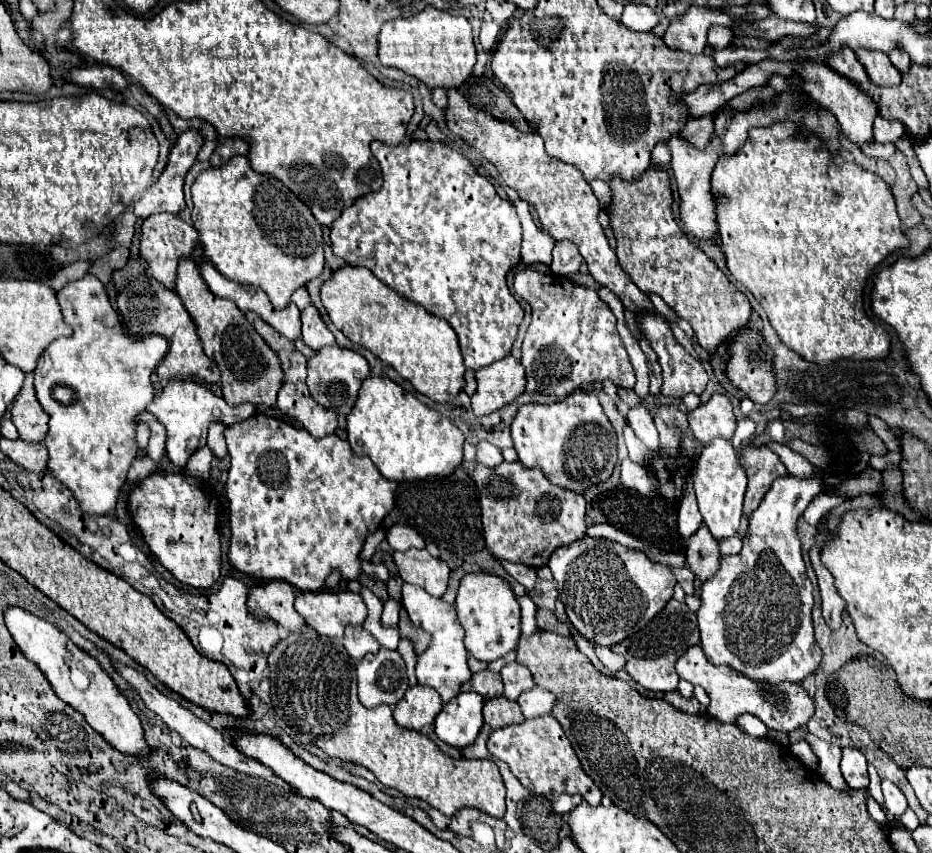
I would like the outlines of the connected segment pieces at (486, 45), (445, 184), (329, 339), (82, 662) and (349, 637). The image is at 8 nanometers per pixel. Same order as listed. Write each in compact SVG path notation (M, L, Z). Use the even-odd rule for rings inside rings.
M482 22L482 28L480 28L480 44L486 52L490 52L494 48L494 42L496 42L496 36L500 32L500 26L496 22Z
M372 142L370 144L370 150L372 150L372 156L380 162L380 168L382 168L382 178L384 178L384 184L378 192L374 194L366 194L362 198L356 198L352 202L352 206L344 208L340 218L334 220L332 224L332 232L330 232L330 238L332 238L332 250L336 256L340 256L346 264L350 266L366 266L372 270L372 274L376 278L380 278L386 286L390 286L394 292L398 292L400 296L404 296L406 300L414 302L414 304L420 304L424 306L430 314L438 316L438 318L444 318L458 334L460 338L460 348L462 348L462 356L464 356L464 364L466 368L472 368L472 370L480 370L484 366L490 366L494 360L502 360L510 354L510 348L512 348L512 342L518 334L518 326L522 324L522 318L524 318L524 310L520 308L520 304L516 302L516 298L510 294L508 286L506 286L506 274L510 272L510 268L514 264L520 262L520 242L522 242L522 226L520 226L520 220L518 220L518 214L516 214L516 208L510 200L504 200L496 194L494 186L490 184L488 178L476 174L474 166L470 164L468 158L460 156L458 152L454 152L450 146L442 144L442 142L404 142L400 146L386 146L382 142Z
M308 306L302 310L302 340L312 350L320 350L324 346L336 344L332 332L326 328L316 306Z
M8 606L4 610L4 622L12 638L24 652L24 656L32 660L46 674L56 694L72 708L82 712L86 722L96 732L100 732L106 742L110 742L114 748L118 748L124 754L140 754L140 756L148 754L148 746L144 742L144 732L138 716L130 708L128 700L120 694L112 678L96 662L96 658L92 658L88 652L78 648L58 626L30 614L24 608Z
M348 626L344 634L344 648L354 660L362 660L368 652L378 652L380 644L368 630L364 630L364 626Z

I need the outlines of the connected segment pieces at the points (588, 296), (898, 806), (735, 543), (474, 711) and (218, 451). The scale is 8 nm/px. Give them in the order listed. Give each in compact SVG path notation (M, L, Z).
M522 270L514 276L514 292L526 300L532 308L532 322L526 330L524 344L522 344L522 364L526 368L526 392L544 392L554 396L566 396L572 390L576 390L580 384L586 382L602 382L612 380L616 386L622 388L634 388L636 376L632 370L632 364L628 360L626 348L620 342L618 330L616 330L616 316L604 304L596 290L582 288L572 284L566 276L558 274L540 274L534 270Z
M882 780L882 792L884 792L884 808L886 808L886 812L898 822L900 816L908 808L902 790L898 786L894 786L890 780Z
M730 536L730 538L722 538L720 542L720 554L728 556L728 554L738 554L742 548L742 540L738 536Z
M460 692L442 706L434 720L436 736L450 746L466 746L476 740L482 728L484 698L478 692Z
M212 424L208 432L208 446L212 448L214 456L224 458L226 456L226 438L224 438L226 424Z

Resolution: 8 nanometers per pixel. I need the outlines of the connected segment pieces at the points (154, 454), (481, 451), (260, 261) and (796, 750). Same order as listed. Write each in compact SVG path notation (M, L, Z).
M148 412L140 414L140 422L146 422L150 426L150 432L152 432L150 434L150 444L148 444L148 458L152 458L154 462L158 462L166 454L166 430Z
M478 442L478 444L476 444L476 450L478 450L476 460L478 460L480 464L488 466L488 468L496 468L496 466L500 466L500 464L504 462L500 450L498 450L496 446L492 446L490 442Z
M234 156L230 162L208 168L198 174L192 184L192 226L200 234L204 258L226 278L236 284L252 284L262 288L272 306L284 310L290 304L294 290L306 286L310 280L324 272L324 240L322 226L312 216L310 208L294 196L278 178L258 174L246 156Z
M800 740L800 742L796 742L796 744L792 744L790 746L790 752L802 762L802 764L806 764L808 768L818 768L818 758L816 758L816 754L812 752L812 748L810 748L810 744L806 742L806 740Z

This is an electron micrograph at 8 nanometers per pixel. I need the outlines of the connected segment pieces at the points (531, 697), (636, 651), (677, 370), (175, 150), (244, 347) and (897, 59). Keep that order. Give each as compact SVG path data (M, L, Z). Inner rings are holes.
M534 686L532 690L520 694L518 704L522 708L524 718L530 720L530 718L536 718L536 716L542 716L542 714L550 714L552 708L556 706L556 696L548 690Z
M670 600L660 614L656 614L648 626L644 626L638 634L610 646L614 652L626 656L626 672L644 688L656 692L672 692L678 688L678 674L674 670L674 662L688 650L700 642L700 630L696 622L696 614L684 602Z
M646 312L646 314L638 314L636 316L636 326L638 326L640 334L654 348L654 352L658 356L658 364L662 366L662 378L664 378L664 382L662 382L660 394L662 396L670 396L670 398L682 398L682 396L686 396L690 392L702 394L704 388L706 388L706 382L708 382L708 374L702 368L702 364L694 356L690 356L684 350L684 346L678 344L678 340L672 334L670 322L664 316L660 316L658 312Z
M186 130L178 136L178 140L172 144L172 150L170 150L170 158L168 158L168 164L164 168L164 172L160 174L160 178L156 180L154 186L150 186L144 196L134 204L134 212L136 216L140 218L148 218L150 214L158 214L158 212L172 212L172 214L178 214L186 208L184 204L184 192L182 192L182 184L184 184L184 176L186 172L194 166L196 162L196 156L200 152L204 144L204 136L200 130Z
M180 258L174 284L176 284L174 290L182 298L184 308L190 312L196 324L196 332L202 340L206 356L212 358L222 372L220 384L222 384L224 400L230 406L240 406L244 402L274 406L276 394L282 384L282 370L280 370L278 356L256 334L254 326L244 318L238 306L234 306L234 302L230 300L214 296L208 290L206 282L202 282L198 266L188 258Z
M892 50L888 54L888 58L896 66L896 70L900 70L900 72L906 72L910 68L910 58L906 58L906 54L902 54L902 50Z

